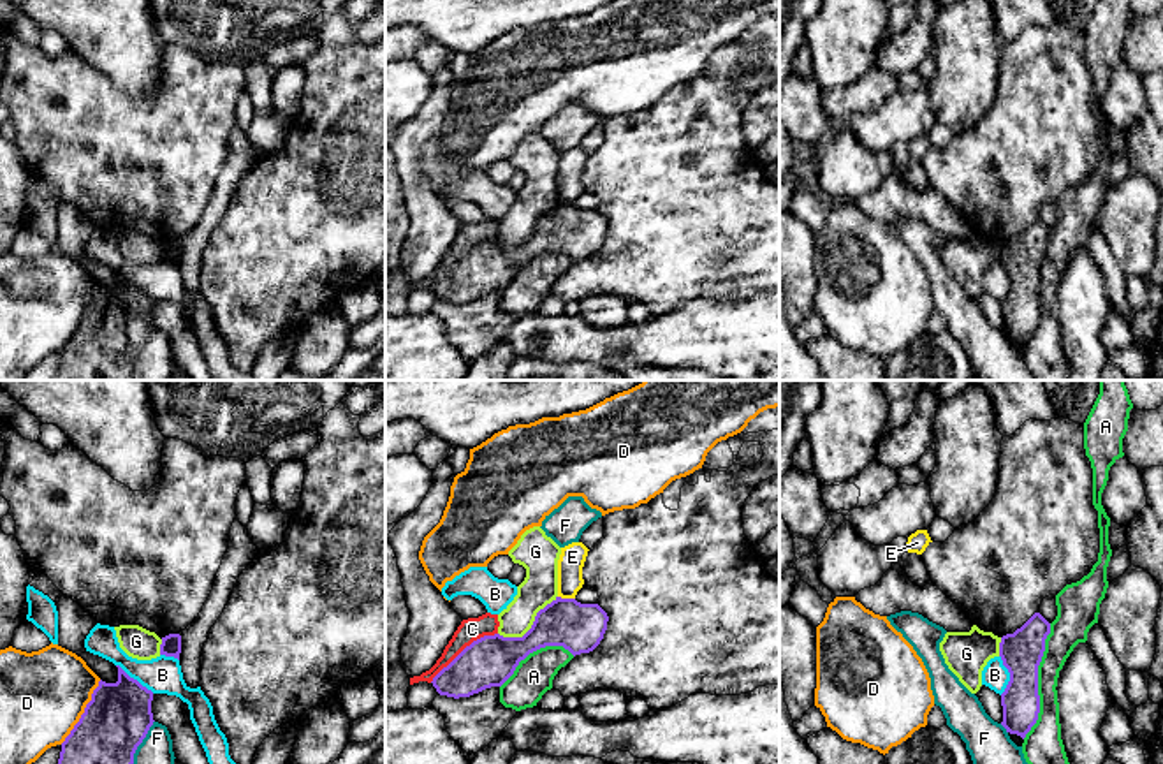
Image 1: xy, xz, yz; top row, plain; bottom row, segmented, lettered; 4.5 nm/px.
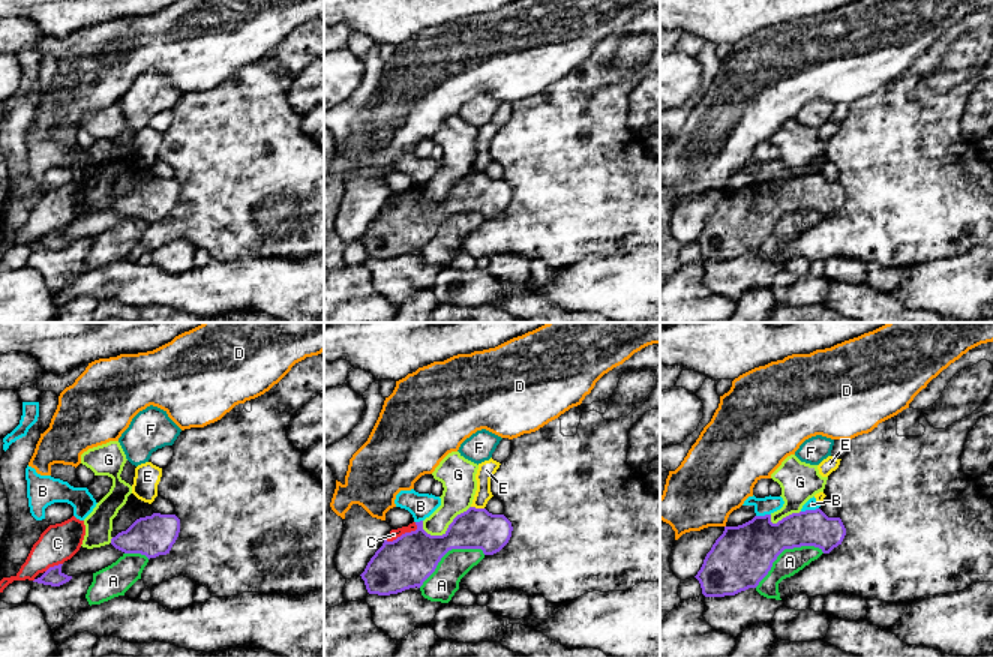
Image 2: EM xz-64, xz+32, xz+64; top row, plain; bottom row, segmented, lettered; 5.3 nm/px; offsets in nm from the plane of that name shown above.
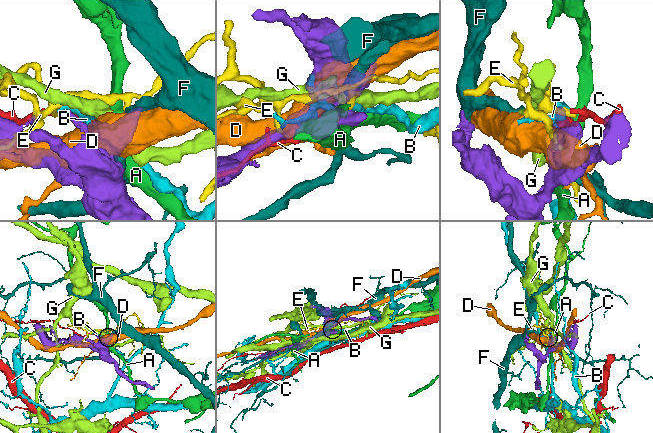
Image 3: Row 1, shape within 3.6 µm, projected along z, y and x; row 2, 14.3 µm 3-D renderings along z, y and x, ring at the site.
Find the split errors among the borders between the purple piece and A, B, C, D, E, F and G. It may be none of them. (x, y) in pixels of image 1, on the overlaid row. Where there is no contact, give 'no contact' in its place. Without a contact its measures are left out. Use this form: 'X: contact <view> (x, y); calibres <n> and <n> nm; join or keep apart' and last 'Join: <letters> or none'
A: contact yz (1037, 682); calibres 190 and 140 nm; keep apart
B: contact yz (1010, 675); calibres 190 and 120 nm; keep apart
C: contact xz (465, 648); calibres 220 and 110 nm; keep apart
D: contact xy (85, 712); calibres 300 and 400 nm; keep apart
E: contact xz (567, 599); calibres 220 and 120 nm; keep apart
F: contact xy (141, 741); calibres 300 and 140 nm; keep apart
G: contact xz (532, 627); calibres 220 and 160 nm; keep apart
Join: none

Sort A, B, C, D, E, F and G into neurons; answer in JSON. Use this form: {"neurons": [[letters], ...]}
{"neurons": [["A"], ["B"], ["C"], ["D"], ["E"], ["F"], ["G"]]}

